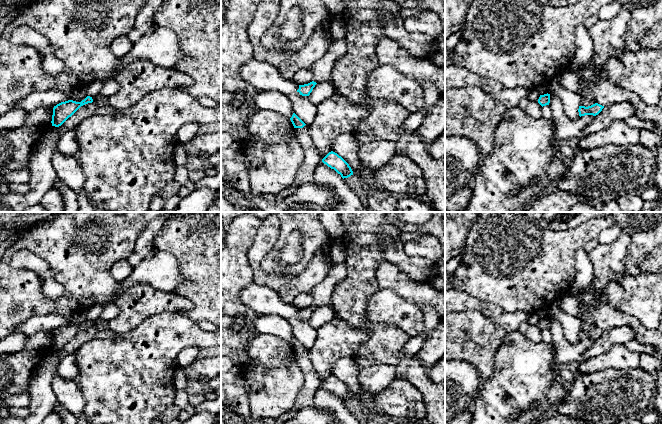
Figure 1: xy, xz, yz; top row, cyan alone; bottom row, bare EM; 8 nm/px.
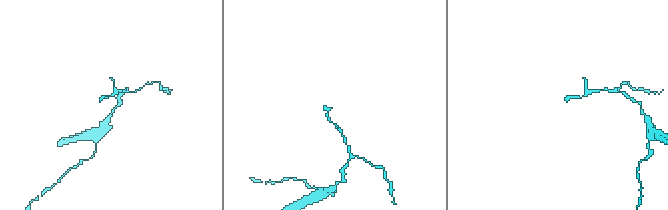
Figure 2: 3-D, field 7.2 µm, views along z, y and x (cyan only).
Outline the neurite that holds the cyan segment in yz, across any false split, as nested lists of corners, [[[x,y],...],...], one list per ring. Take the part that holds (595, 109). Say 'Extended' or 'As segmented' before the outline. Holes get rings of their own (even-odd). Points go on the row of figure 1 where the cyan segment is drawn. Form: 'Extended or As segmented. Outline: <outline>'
As segmented. Outline: [[[595,103],[591,106],[585,107],[585,106],[579,106],[578,112],[579,112],[579,116],[585,116],[585,115],[593,115],[596,116],[598,115],[602,109],[604,108],[604,106]]]

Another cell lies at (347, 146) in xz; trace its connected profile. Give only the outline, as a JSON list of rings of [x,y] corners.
[[[349,133],[337,136],[331,148],[349,164],[358,178],[367,184],[368,189],[376,188],[375,171],[364,167],[359,159],[360,146],[359,141]]]

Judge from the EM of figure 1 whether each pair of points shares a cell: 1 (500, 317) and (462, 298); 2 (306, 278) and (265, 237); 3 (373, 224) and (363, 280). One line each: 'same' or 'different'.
1: same
2: same
3: same

